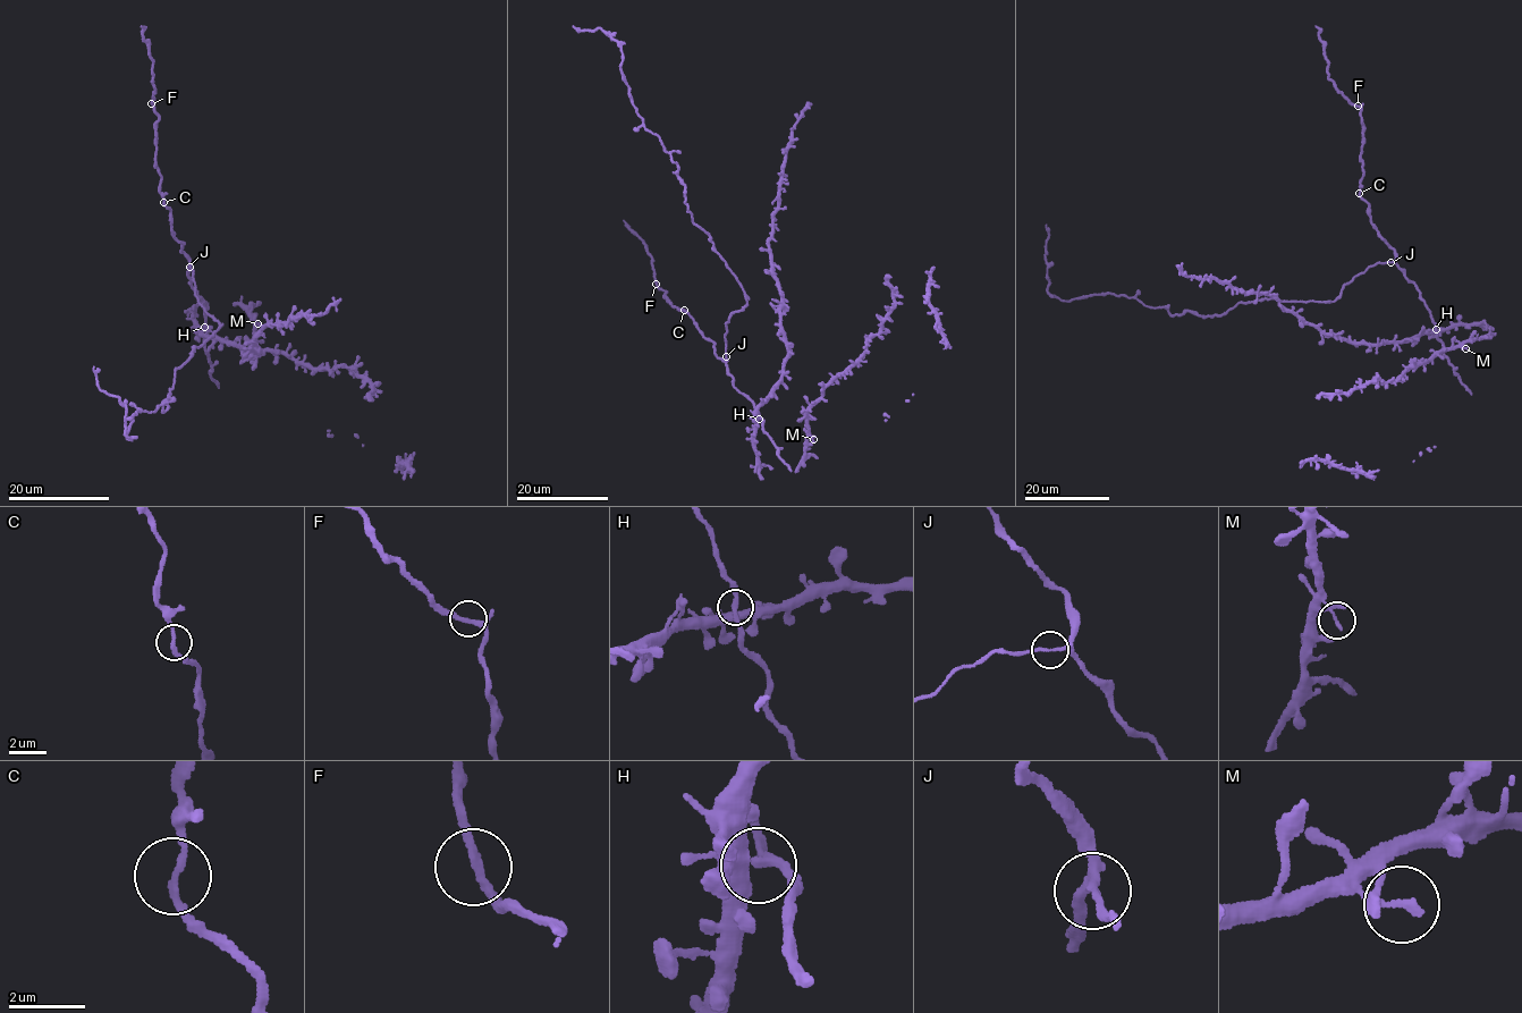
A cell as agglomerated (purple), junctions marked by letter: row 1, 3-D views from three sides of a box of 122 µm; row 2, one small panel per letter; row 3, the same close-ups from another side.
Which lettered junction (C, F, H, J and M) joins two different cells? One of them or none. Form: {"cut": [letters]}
{"cut": []}

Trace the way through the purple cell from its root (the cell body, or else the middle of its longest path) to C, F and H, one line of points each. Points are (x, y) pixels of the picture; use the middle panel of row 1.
C: (725, 336), (724, 360), (717, 355), (713, 344), (684, 310)
F: (725, 336), (724, 360), (694, 320), (673, 305), (656, 284)
H: (725, 336), (728, 372), (734, 387), (752, 402), (759, 419)

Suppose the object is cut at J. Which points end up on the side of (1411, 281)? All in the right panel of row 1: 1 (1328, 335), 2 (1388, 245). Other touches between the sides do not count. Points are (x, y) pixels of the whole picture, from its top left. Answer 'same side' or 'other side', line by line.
1: same side
2: same side

